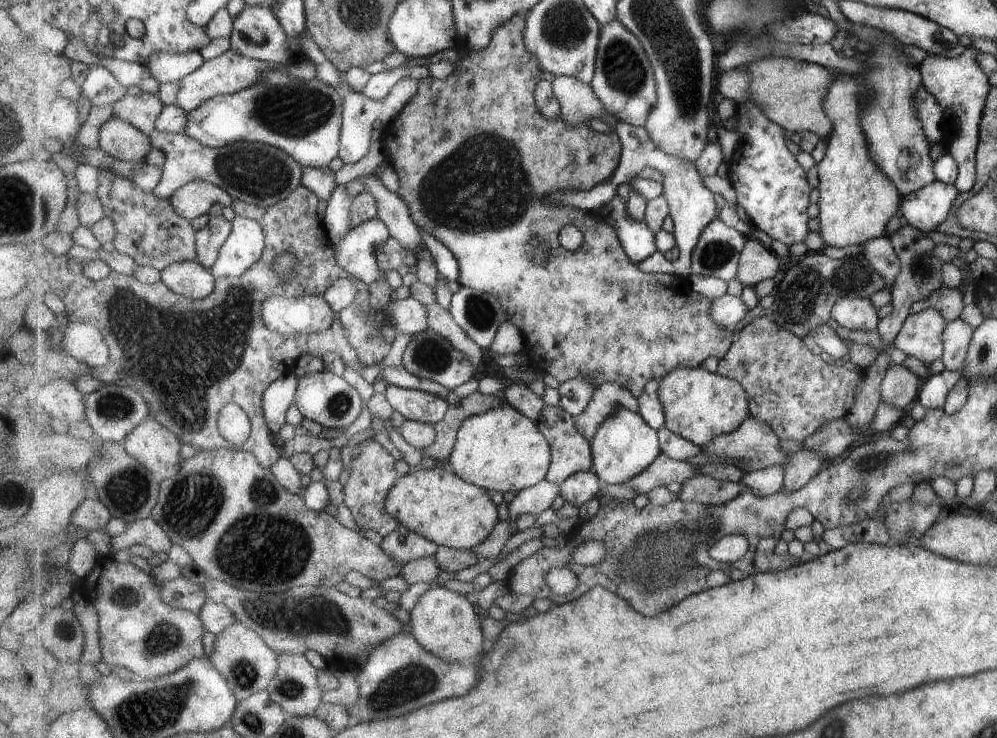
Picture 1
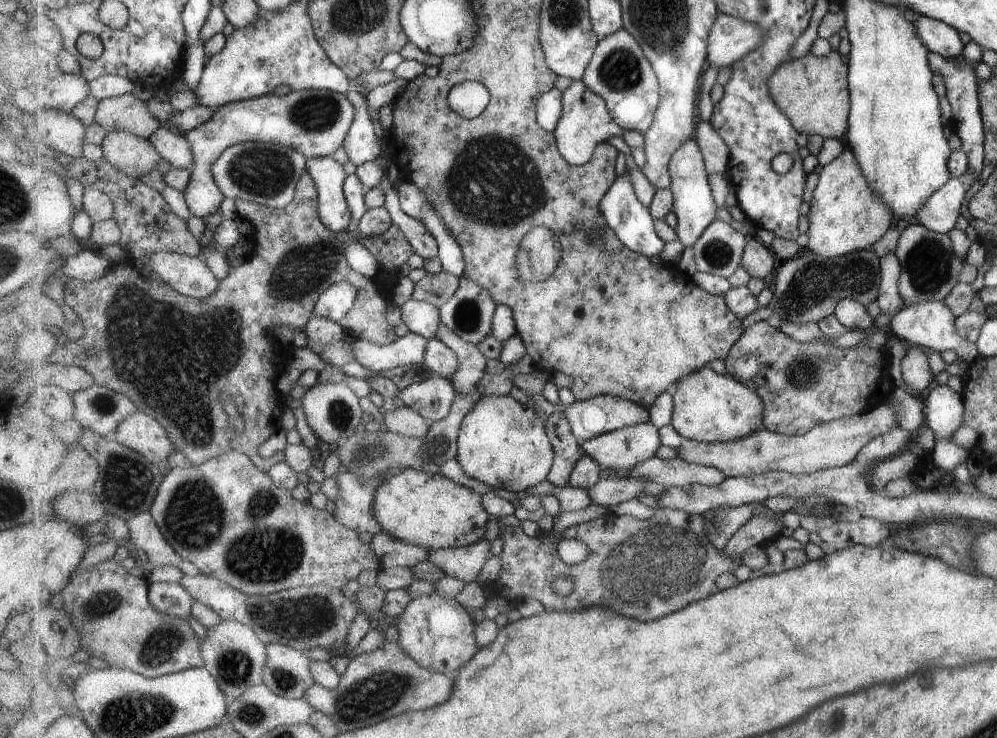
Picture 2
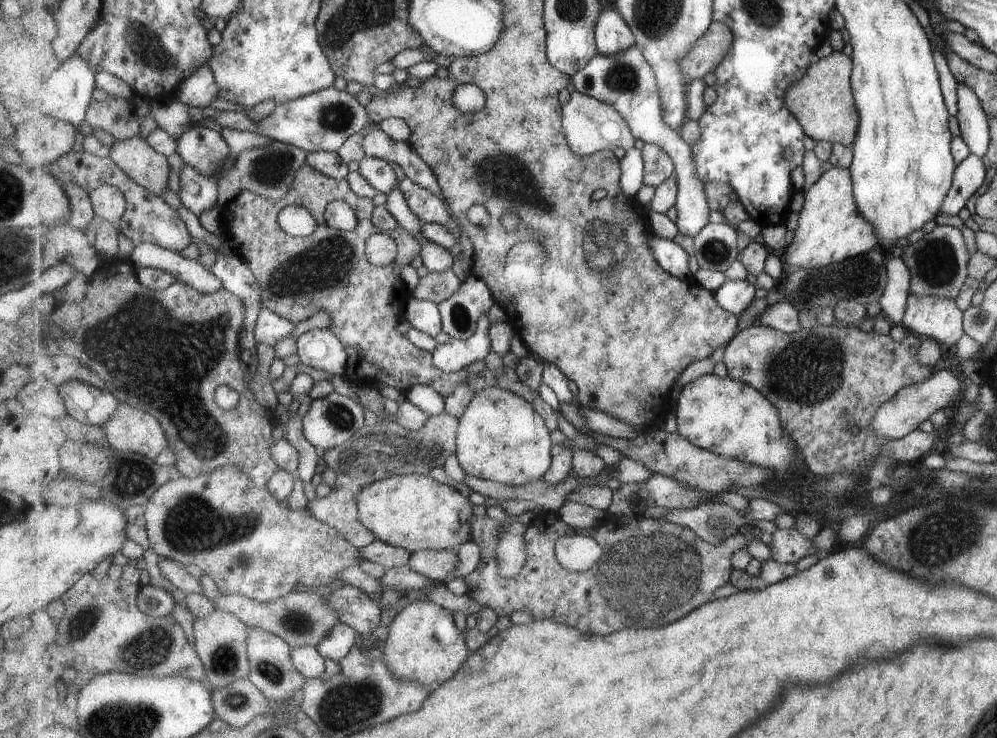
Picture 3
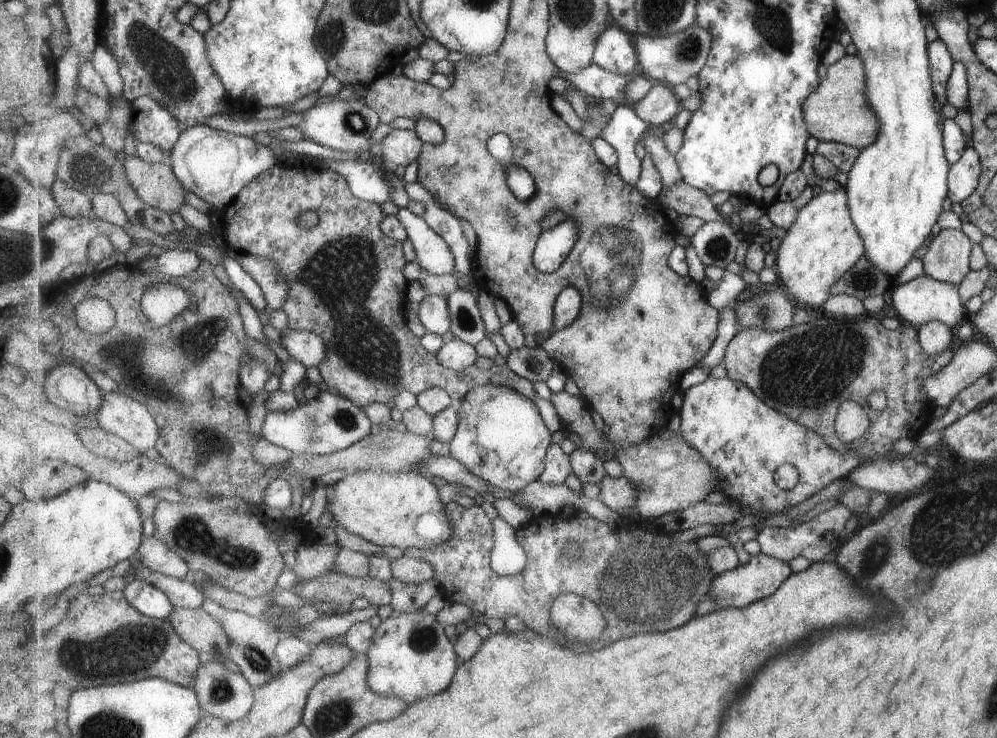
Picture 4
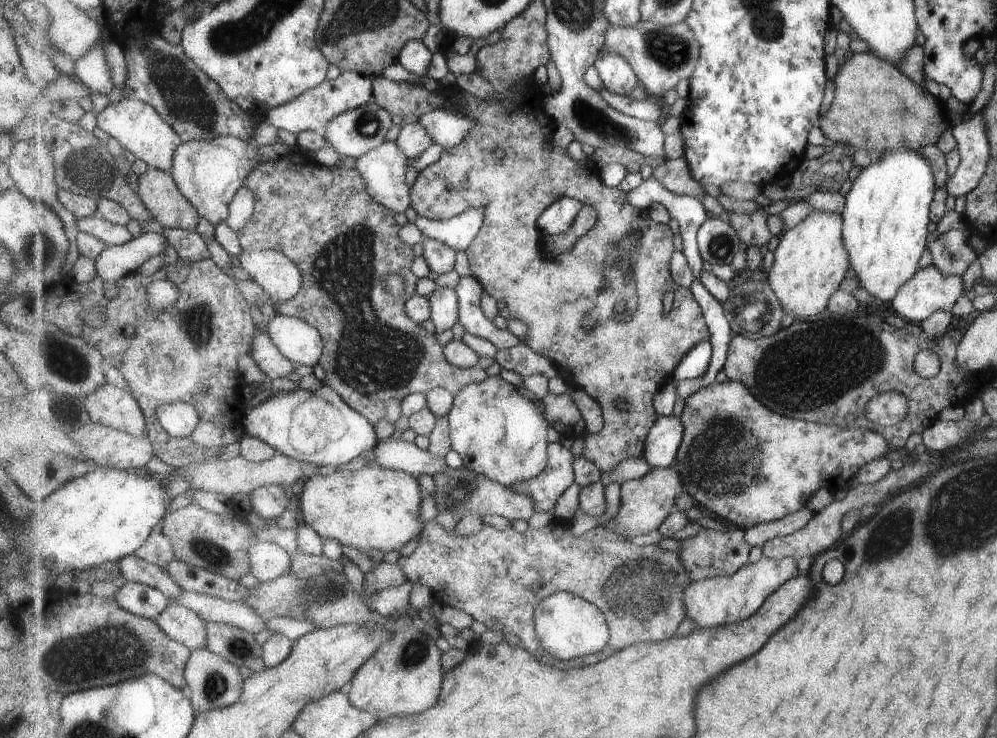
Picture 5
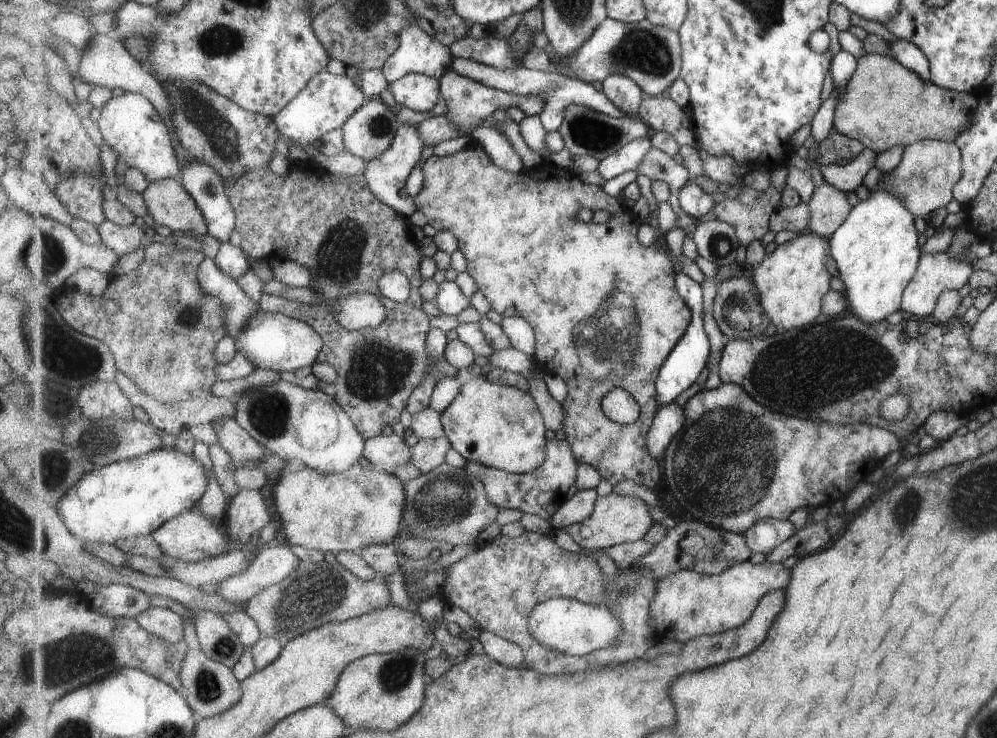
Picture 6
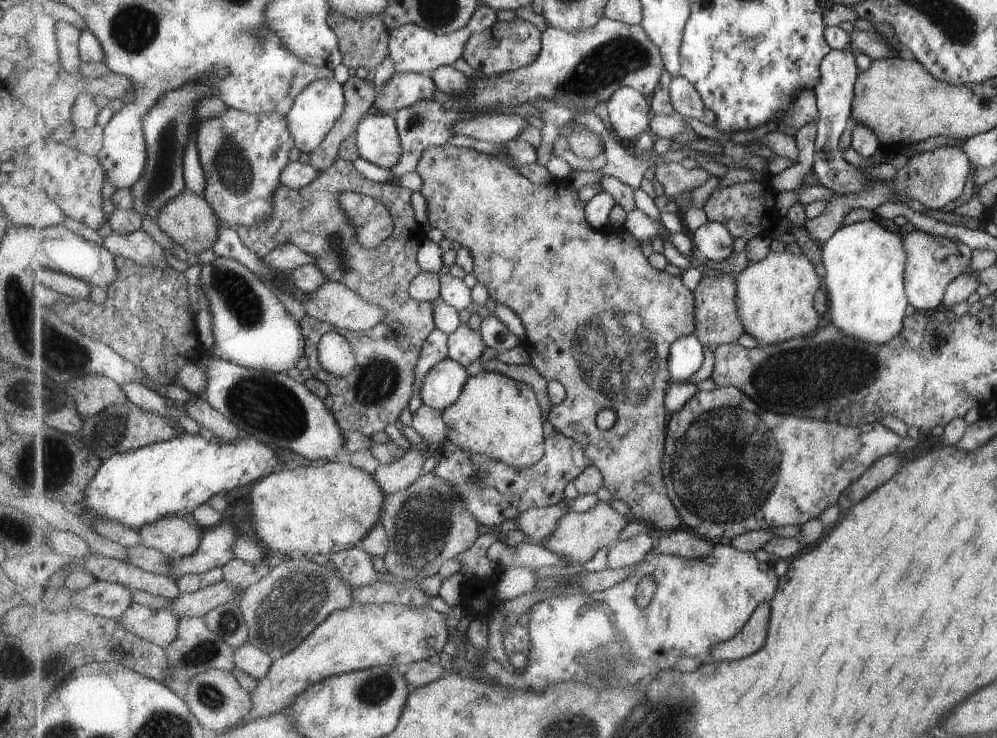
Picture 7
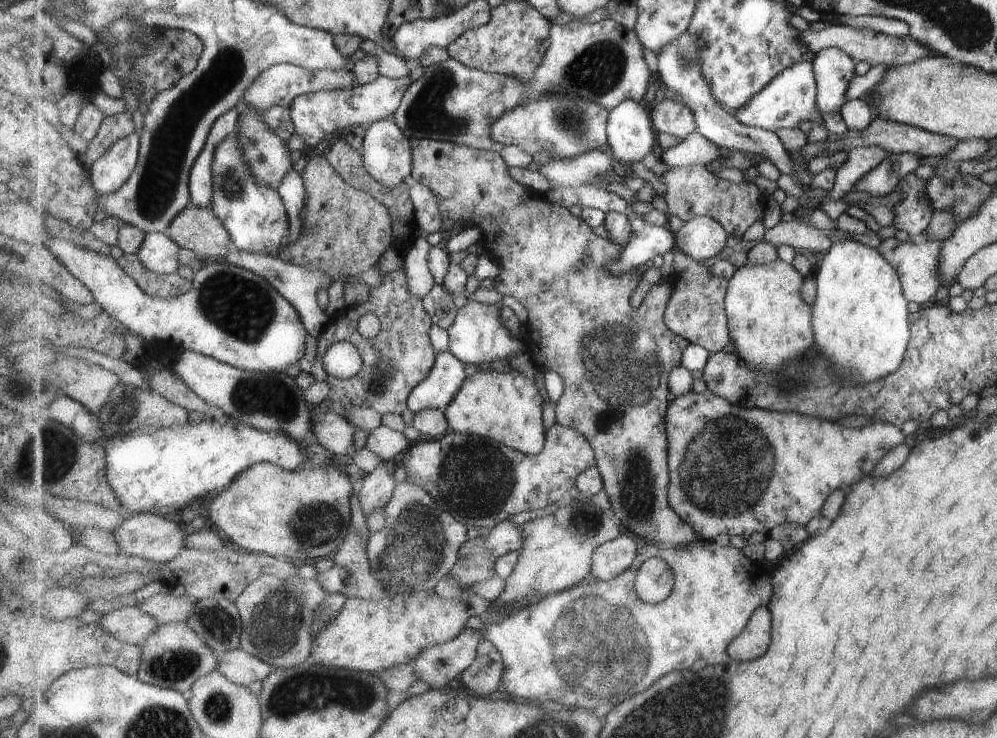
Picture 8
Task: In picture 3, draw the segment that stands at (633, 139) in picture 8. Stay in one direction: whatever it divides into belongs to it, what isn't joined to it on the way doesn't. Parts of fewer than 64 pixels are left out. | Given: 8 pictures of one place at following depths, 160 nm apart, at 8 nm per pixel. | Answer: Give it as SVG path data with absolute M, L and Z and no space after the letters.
M603 10L595 33L602 55L620 55L637 44L636 34L619 10Z

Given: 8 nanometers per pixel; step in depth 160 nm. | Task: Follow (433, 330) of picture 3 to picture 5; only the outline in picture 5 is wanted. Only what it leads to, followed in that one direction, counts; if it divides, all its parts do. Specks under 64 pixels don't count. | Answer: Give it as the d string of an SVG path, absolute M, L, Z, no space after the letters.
M439 287L430 297L431 320L435 324L435 332L442 333L453 328L460 320L458 292L451 287Z

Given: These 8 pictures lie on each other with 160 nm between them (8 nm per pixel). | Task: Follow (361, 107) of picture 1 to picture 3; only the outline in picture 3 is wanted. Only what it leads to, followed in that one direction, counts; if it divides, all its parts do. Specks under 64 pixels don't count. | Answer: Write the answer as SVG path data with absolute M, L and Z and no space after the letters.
M366 128L361 147L370 157L384 158L398 164L403 168L406 177L444 200L444 192L438 178L421 155L415 152L409 140L395 141L379 128L372 131Z

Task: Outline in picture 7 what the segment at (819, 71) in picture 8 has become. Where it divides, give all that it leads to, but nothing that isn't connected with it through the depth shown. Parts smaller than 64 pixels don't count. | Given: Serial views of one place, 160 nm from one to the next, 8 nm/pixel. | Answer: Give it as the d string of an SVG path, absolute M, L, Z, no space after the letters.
M832 49L822 60L821 74L814 88L818 100L820 121L817 124L817 138L814 170L820 182L831 191L841 195L858 193L870 186L873 178L866 177L859 168L853 167L841 158L838 142L845 127L850 124L849 108L854 84L858 75L855 59L851 51Z

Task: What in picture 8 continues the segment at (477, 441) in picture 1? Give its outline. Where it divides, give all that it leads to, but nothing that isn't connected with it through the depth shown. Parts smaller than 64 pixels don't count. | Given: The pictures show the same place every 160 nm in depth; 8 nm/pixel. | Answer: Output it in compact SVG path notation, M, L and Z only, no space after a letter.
M516 369L507 373L479 370L465 380L457 398L445 410L451 431L493 439L517 452L535 456L546 446L548 430L543 424L543 404L545 398L530 375Z

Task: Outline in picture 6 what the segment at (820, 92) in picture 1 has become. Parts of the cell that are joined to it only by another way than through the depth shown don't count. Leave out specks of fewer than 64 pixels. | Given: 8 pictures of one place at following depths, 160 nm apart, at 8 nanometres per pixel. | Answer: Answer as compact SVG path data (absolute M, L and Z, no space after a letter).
M865 53L856 60L856 67L849 77L844 95L837 101L834 116L835 132L858 140L865 149L874 153L887 151L898 144L907 146L921 139L953 142L954 138L971 126L972 111L977 104L976 92L952 91L925 81L916 72L905 68L889 55Z

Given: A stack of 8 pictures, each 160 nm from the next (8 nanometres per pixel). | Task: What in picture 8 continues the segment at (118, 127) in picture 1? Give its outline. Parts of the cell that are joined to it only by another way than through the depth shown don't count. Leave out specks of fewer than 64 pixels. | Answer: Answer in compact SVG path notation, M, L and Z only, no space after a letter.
M190 203L167 228L166 234L197 256L226 258L233 247L232 237L211 207Z

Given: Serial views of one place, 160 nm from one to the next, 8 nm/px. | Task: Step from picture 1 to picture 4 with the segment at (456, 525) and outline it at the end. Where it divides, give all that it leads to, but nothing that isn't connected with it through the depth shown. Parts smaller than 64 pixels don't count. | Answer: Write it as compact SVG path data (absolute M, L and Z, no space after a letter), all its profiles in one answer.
M361 471L346 475L326 489L327 504L330 502L330 511L342 528L376 545L395 546L403 550L409 547L433 548L455 532L446 515L447 504L443 505L439 498L439 488L419 471Z

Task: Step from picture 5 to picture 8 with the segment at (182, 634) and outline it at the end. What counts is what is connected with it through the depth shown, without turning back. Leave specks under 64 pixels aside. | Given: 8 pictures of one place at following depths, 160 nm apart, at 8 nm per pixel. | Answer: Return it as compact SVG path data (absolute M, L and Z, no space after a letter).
M121 605L100 620L101 626L120 642L131 645L145 644L153 632L159 632L161 622L137 606Z

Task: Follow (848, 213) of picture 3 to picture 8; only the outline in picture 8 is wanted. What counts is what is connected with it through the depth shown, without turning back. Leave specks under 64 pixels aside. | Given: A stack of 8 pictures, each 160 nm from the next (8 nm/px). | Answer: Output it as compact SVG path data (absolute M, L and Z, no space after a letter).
M773 260L770 264L739 268L730 279L726 312L731 338L741 360L759 372L779 372L816 344L813 305L803 298L805 276L793 264Z

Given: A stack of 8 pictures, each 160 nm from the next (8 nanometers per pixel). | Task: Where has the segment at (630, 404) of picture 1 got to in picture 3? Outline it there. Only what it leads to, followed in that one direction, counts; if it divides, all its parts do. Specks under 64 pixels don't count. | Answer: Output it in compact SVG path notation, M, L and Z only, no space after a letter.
M578 406L582 417L585 418L587 426L596 433L601 433L610 437L632 439L639 435L638 430L619 420L616 416L610 415L602 410Z

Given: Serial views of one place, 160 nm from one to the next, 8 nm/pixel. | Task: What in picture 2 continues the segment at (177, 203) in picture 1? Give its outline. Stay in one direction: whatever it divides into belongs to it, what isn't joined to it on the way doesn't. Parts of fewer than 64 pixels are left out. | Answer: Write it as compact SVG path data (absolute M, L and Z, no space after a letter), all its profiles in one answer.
M301 89L300 91L291 91L288 95L282 97L273 96L272 94L263 95L259 98L216 107L215 110L216 113L211 120L185 134L186 139L191 143L194 154L192 179L185 192L186 202L193 217L205 218L209 214L220 213L221 202L225 200L226 196L213 176L212 166L230 146L242 142L265 141L297 149L307 158L326 157L335 154L339 150L339 146L343 146L349 129L356 119L356 106L350 98L346 94L327 89Z

